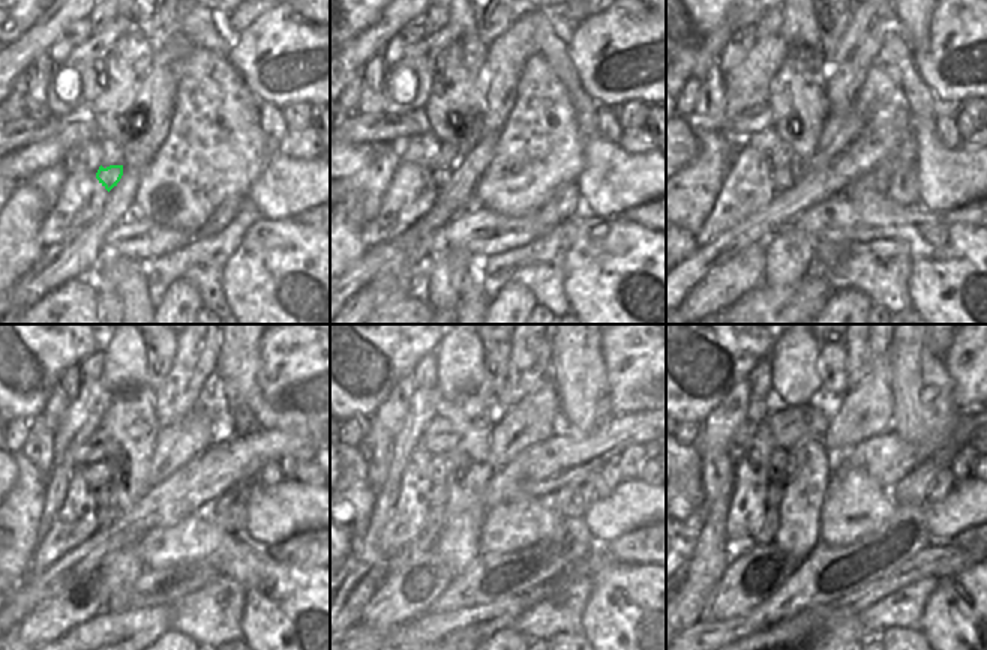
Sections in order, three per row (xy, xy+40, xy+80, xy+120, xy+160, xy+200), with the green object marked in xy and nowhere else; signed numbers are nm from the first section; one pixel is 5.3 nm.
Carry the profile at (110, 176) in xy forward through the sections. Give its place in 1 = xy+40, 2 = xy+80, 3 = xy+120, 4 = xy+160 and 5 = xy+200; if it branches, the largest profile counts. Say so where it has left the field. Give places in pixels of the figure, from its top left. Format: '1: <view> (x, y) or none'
1: xy+40 (441, 176)
2: xy+80 (782, 179)
3: xy+120 (105, 517)
4: xy+160 (435, 520)
5: xy+200 (771, 518)

